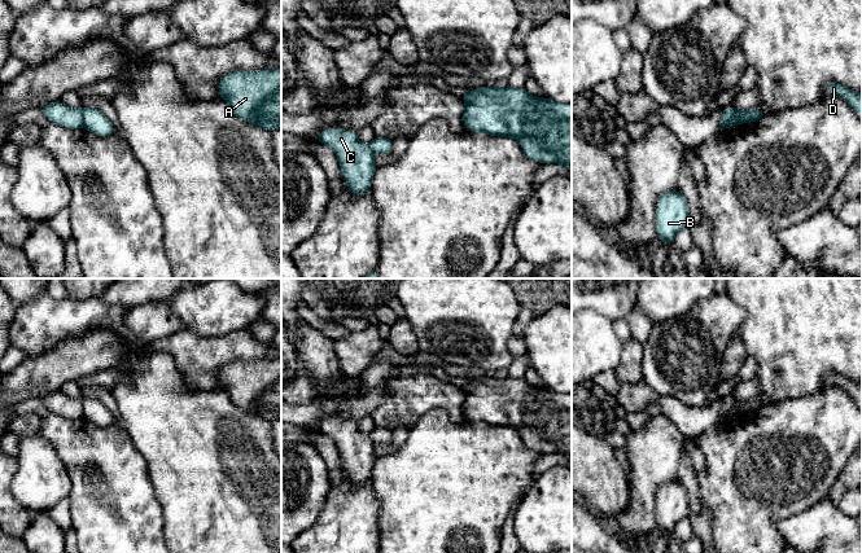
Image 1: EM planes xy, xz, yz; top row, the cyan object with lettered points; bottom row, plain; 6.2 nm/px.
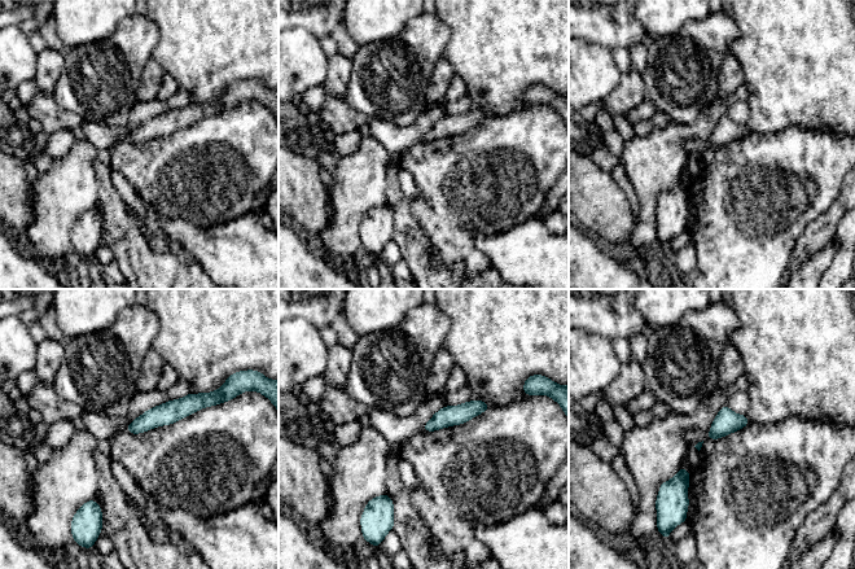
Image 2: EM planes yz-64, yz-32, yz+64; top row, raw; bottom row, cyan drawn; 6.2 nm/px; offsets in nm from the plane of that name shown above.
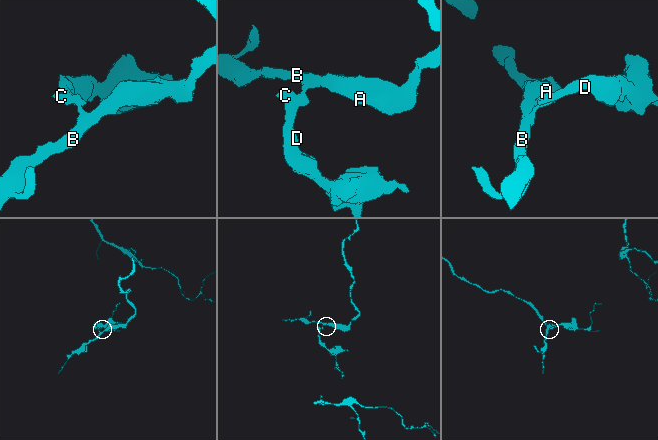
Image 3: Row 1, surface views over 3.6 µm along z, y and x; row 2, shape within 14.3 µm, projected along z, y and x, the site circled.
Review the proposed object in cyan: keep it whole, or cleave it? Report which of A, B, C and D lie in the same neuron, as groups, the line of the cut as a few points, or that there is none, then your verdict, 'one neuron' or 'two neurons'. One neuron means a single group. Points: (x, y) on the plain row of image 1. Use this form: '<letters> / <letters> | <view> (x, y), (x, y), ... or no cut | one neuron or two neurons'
A B / C D | yz (734, 399), (734, 407), (722, 418) | two neurons

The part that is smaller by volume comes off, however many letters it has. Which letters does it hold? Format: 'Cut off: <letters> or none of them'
Cut off: C, D

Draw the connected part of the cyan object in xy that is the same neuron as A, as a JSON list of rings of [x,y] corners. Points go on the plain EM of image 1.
[[[281,357],[226,364],[219,370],[219,389],[226,390],[240,409],[268,422],[281,420]]]

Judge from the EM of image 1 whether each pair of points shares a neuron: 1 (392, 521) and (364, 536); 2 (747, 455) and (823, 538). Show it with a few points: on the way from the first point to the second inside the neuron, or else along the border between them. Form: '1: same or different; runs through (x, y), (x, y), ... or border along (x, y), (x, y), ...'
1: different; border along (376, 499), (379, 503), (380, 539)
2: different; border along (826, 496), (803, 510), (778, 519), (773, 525)

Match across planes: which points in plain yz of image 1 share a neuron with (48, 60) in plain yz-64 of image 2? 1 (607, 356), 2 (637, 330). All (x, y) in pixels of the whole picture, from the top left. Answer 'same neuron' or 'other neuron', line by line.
1: other neuron
2: other neuron

